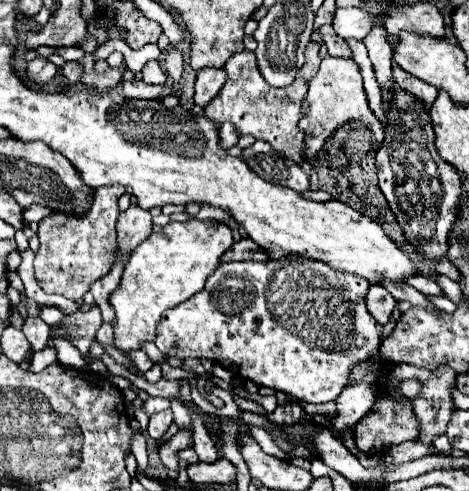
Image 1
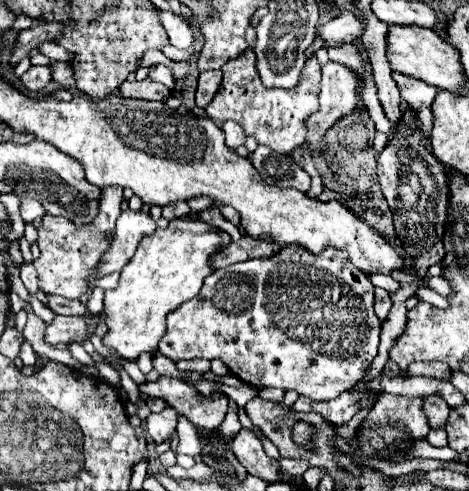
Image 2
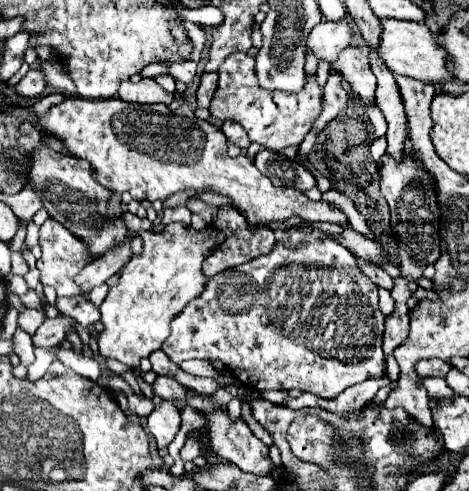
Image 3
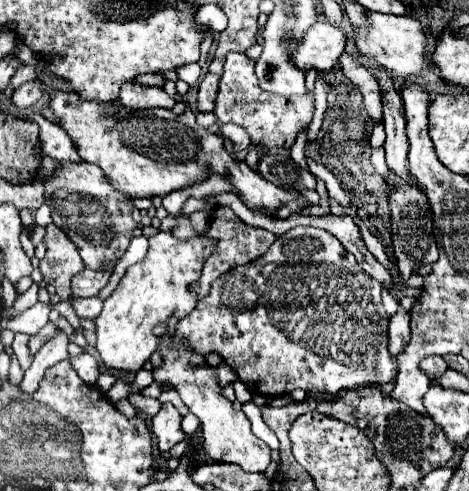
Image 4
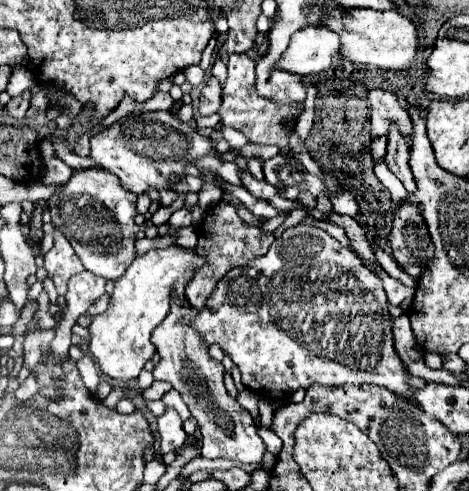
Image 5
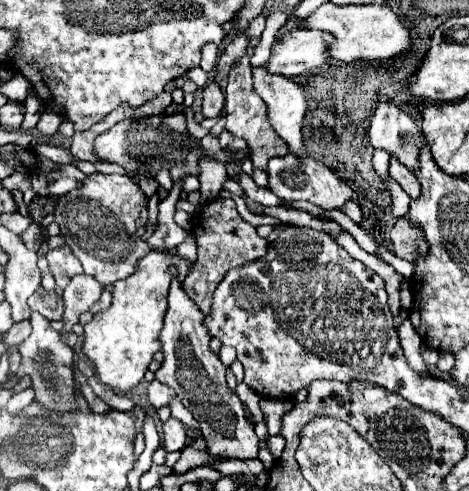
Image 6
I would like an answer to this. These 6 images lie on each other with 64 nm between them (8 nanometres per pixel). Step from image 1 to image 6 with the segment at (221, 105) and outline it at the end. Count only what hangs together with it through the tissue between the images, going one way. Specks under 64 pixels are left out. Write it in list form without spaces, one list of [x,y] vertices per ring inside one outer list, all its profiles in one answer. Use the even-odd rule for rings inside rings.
[[[244,56],[242,60],[238,60],[236,68],[230,72],[228,76],[228,84],[225,90],[225,105],[223,114],[226,117],[226,130],[230,134],[234,134],[236,138],[246,140],[248,148],[250,148],[250,160],[254,164],[254,168],[258,170],[266,170],[266,160],[274,158],[274,156],[286,156],[290,150],[284,144],[284,140],[280,140],[280,136],[274,132],[274,128],[270,126],[270,120],[266,118],[266,108],[264,108],[264,100],[260,100],[260,96],[253,90],[253,74],[252,66],[248,56]]]

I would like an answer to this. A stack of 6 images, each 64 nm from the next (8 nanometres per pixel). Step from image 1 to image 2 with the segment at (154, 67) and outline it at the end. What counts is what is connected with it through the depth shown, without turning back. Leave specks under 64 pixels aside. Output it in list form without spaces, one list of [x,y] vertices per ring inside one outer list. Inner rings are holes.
[[[152,66],[150,78],[154,82],[162,82],[168,90],[174,90],[174,86],[176,86],[176,80],[172,78],[172,74],[170,74],[170,70],[166,66]]]

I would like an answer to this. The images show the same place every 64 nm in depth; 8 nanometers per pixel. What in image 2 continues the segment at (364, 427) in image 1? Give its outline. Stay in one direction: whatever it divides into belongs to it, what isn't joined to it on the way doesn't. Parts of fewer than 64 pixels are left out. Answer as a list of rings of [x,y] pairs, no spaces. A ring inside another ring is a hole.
[[[380,394],[374,408],[368,414],[368,420],[384,422],[384,420],[400,420],[406,428],[410,428],[414,438],[426,438],[430,432],[430,424],[426,414],[422,412],[422,398]]]

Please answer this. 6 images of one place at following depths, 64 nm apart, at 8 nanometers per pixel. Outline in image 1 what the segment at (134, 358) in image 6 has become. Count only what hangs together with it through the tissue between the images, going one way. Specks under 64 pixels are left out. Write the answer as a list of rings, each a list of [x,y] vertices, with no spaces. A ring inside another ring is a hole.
[[[212,220],[170,222],[168,226],[154,226],[152,236],[132,252],[124,266],[120,286],[108,296],[116,312],[114,346],[124,354],[140,350],[144,342],[156,338],[156,326],[162,320],[162,312],[174,308],[200,292],[206,278],[220,264],[220,256],[234,244],[228,226]]]

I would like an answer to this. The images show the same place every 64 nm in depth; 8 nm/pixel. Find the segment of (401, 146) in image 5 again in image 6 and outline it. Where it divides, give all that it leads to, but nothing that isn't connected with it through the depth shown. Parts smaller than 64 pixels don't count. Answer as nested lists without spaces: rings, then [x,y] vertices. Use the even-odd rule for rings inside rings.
[[[390,160],[390,176],[402,186],[402,190],[412,200],[418,200],[420,198],[420,184],[418,184],[416,176],[412,176],[402,164],[396,164],[396,160]]]

